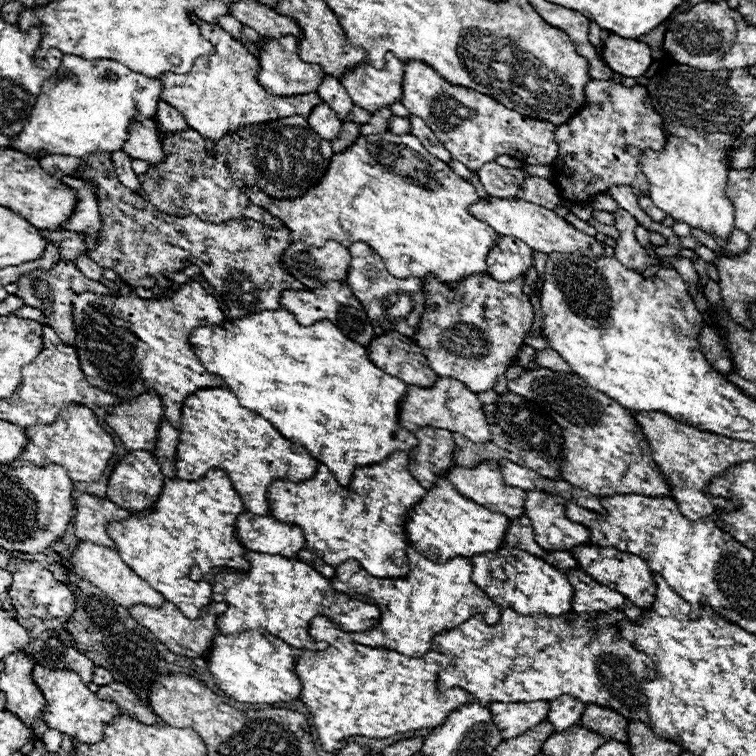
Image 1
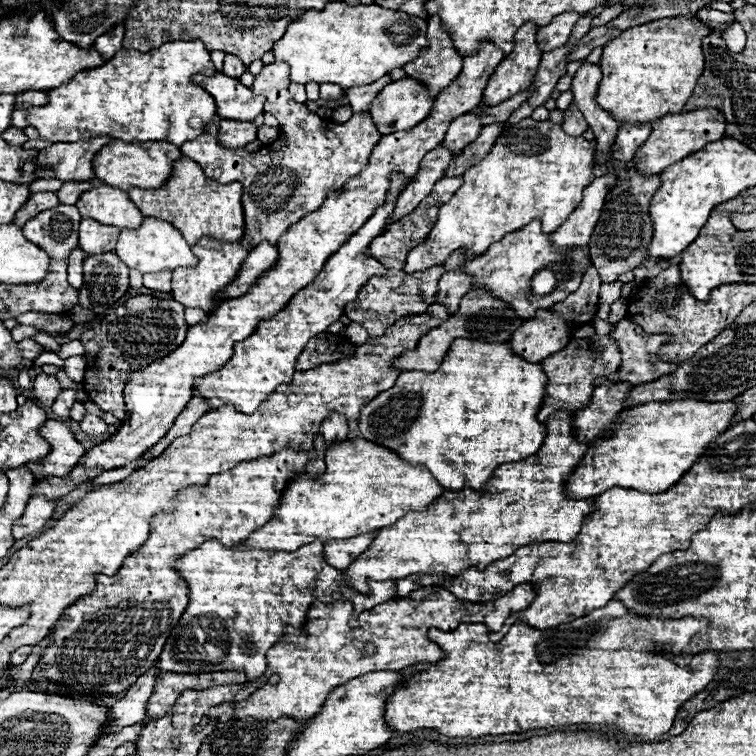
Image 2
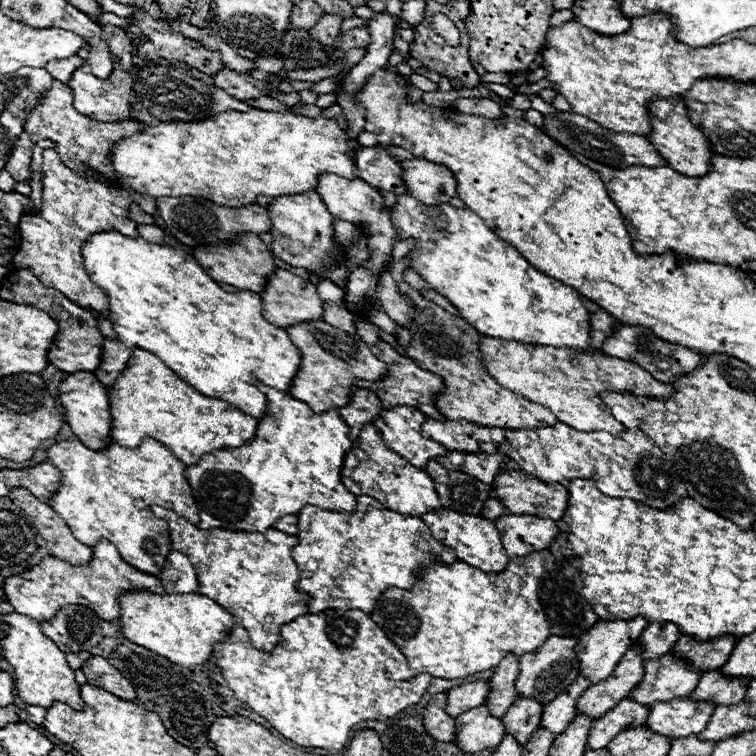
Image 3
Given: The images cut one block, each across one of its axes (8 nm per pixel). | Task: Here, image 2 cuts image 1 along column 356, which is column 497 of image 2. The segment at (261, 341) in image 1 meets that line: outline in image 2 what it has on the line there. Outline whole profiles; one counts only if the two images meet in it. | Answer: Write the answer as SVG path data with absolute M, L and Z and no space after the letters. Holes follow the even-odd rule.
M458 338L452 342L436 372L402 372L394 388L378 394L370 404L362 406L358 430L362 432L362 438L396 452L404 462L428 468L438 484L450 492L462 490L466 482L470 488L482 490L498 466L528 458L544 444L546 430L536 420L544 388L546 376L540 366L512 354L508 344L486 344Z

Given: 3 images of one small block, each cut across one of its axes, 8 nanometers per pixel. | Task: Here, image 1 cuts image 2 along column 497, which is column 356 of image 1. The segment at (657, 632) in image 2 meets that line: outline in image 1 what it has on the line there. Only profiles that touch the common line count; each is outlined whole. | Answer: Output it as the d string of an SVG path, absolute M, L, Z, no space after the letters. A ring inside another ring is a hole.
M316 618L310 624L312 628L312 638L318 642L328 642L330 646L324 652L312 652L312 650L302 650L298 654L298 674L302 680L302 696L300 700L306 704L308 712L312 714L312 722L316 728L318 742L324 752L334 752L336 742L348 736L368 736L368 738L390 738L400 732L414 732L422 728L438 728L444 724L448 714L468 702L474 700L472 694L464 692L462 688L458 690L446 690L440 692L436 682L440 670L450 666L452 658L450 656L440 656L436 652L428 652L422 658L410 658L398 652L392 652L388 648L370 648L370 646L360 646L352 642L350 634L336 628L332 620L326 618Z

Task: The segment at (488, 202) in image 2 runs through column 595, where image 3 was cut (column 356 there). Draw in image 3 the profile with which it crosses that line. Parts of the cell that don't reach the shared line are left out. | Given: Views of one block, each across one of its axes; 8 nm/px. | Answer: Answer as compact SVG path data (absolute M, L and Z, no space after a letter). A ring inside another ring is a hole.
M134 106L144 132L124 138L112 150L114 170L120 172L122 186L126 190L140 192L144 196L200 196L208 198L220 206L240 208L256 200L256 196L288 196L316 190L320 174L336 174L344 178L356 178L356 162L352 152L362 148L358 142L350 140L344 130L340 130L334 118L306 118L288 112L220 112L198 122L160 122L150 116L142 106Z

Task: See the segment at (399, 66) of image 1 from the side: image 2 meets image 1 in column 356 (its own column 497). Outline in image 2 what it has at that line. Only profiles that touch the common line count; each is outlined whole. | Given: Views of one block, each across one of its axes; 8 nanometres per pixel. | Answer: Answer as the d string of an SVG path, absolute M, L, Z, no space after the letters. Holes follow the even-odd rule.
M528 22L514 36L514 50L502 60L502 64L498 64L494 76L490 76L482 104L498 106L514 94L524 92L532 84L540 56L542 52L538 52L536 46L536 26Z

